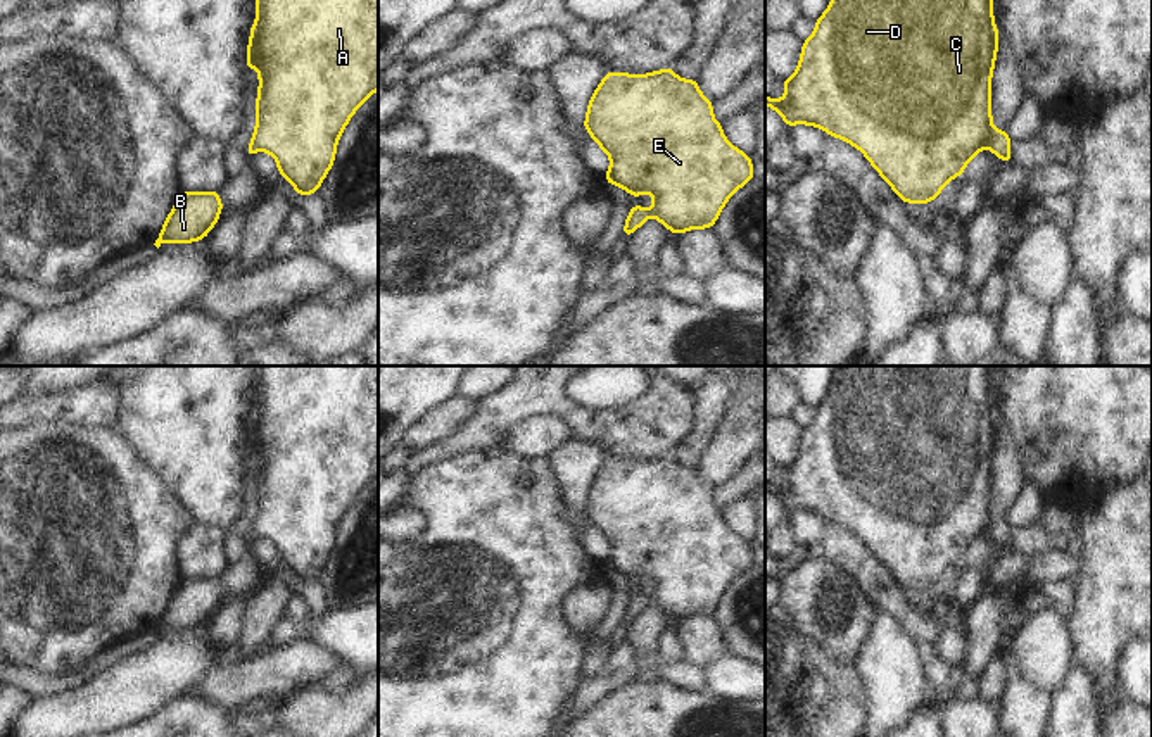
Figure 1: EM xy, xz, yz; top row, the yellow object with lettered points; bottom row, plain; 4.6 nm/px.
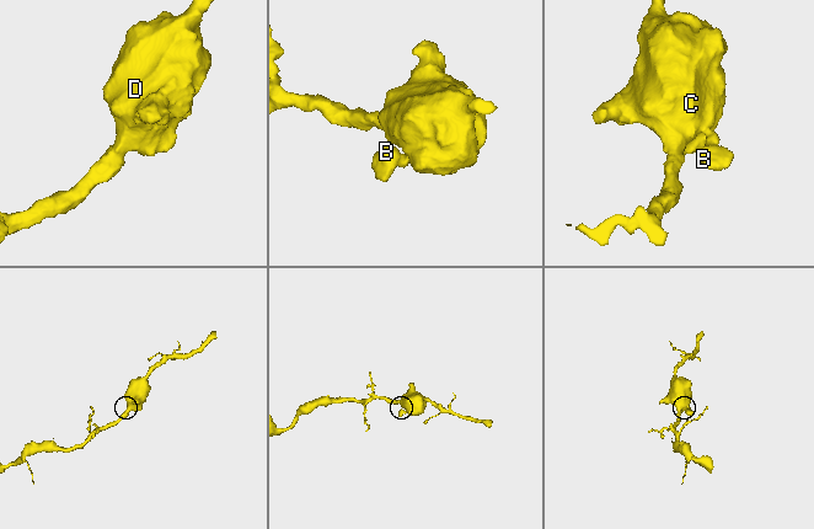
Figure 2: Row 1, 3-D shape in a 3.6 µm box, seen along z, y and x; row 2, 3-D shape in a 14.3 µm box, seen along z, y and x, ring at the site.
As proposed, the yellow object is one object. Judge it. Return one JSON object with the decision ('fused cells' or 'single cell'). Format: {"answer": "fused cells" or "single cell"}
{"answer": "single cell"}

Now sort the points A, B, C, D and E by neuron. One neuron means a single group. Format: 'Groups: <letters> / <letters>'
Groups: A B C D E.

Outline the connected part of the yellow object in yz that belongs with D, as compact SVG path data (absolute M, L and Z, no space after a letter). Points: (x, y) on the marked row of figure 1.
M831 0L815 21L813 35L803 41L798 69L789 79L779 79L786 98L765 97L765 105L777 110L788 128L798 123L819 126L851 143L905 204L927 204L984 147L1012 164L1012 140L991 123L997 40L993 0Z

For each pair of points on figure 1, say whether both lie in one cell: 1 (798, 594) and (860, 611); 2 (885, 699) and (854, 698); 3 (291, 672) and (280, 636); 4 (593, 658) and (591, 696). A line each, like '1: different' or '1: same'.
1: same
2: different
3: different
4: different

